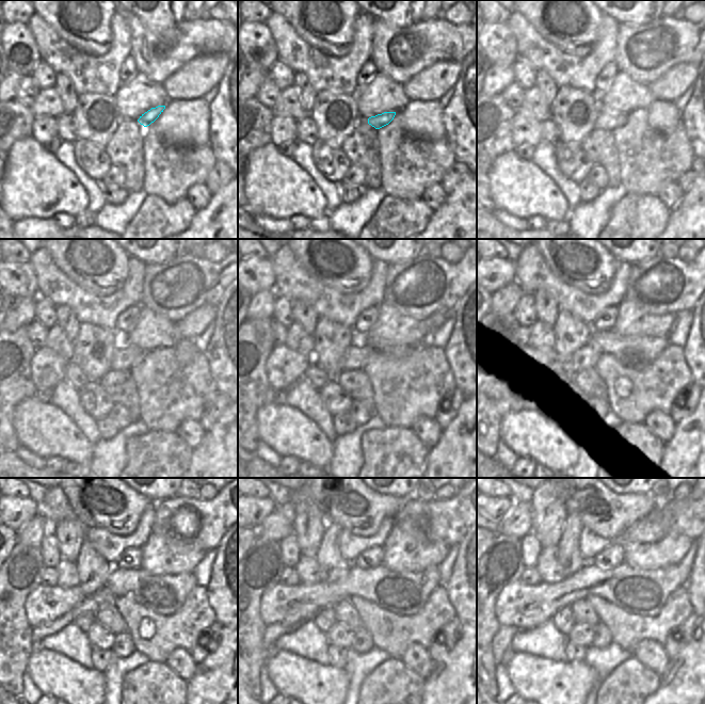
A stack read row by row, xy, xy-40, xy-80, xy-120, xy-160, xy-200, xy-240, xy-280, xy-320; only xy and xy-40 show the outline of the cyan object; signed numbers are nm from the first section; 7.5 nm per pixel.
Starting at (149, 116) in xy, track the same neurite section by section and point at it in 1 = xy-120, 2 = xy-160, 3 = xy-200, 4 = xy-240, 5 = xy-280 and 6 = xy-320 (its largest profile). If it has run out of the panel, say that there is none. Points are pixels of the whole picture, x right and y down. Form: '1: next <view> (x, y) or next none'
1: next xy-120 (125, 356)
2: next xy-160 (357, 355)
3: next xy-200 (586, 357)
4: next xy-240 (102, 597)
5: next xy-280 (272, 633)
6: next xy-320 (501, 640)

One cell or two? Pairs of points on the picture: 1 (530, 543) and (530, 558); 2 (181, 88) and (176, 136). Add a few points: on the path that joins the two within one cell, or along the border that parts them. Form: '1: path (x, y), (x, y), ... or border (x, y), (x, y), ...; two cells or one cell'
1: path (530, 546), (530, 555); one cell
2: border (203, 96), (170, 101); two cells

